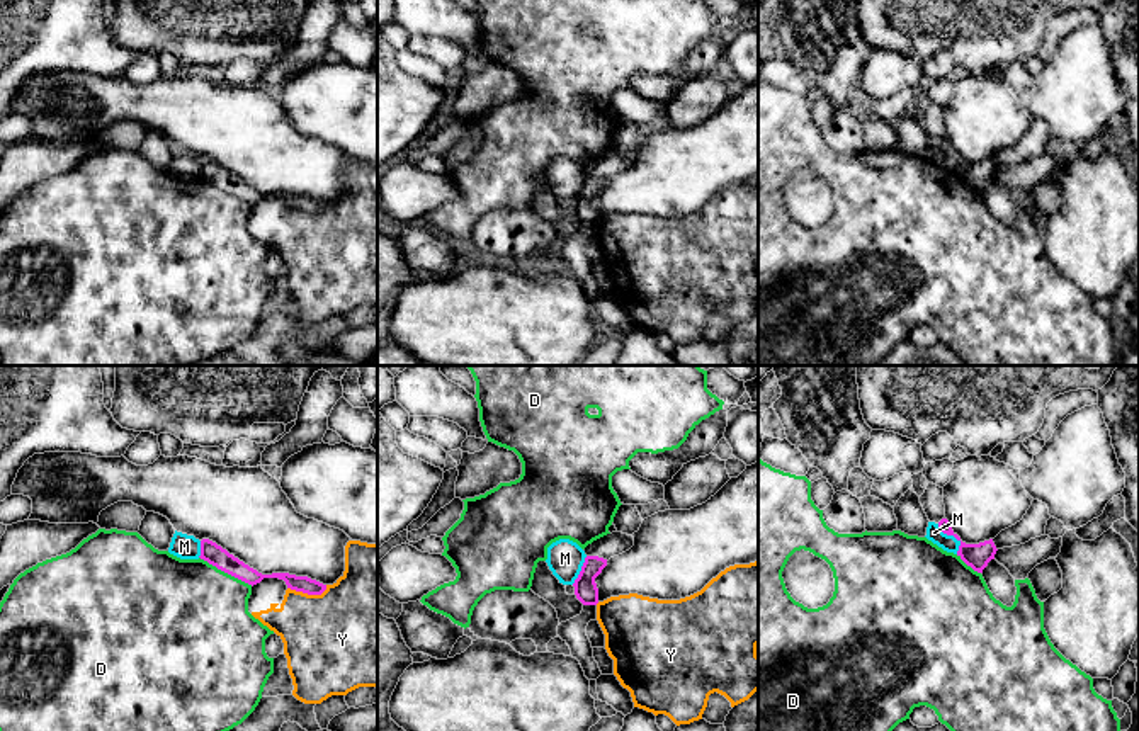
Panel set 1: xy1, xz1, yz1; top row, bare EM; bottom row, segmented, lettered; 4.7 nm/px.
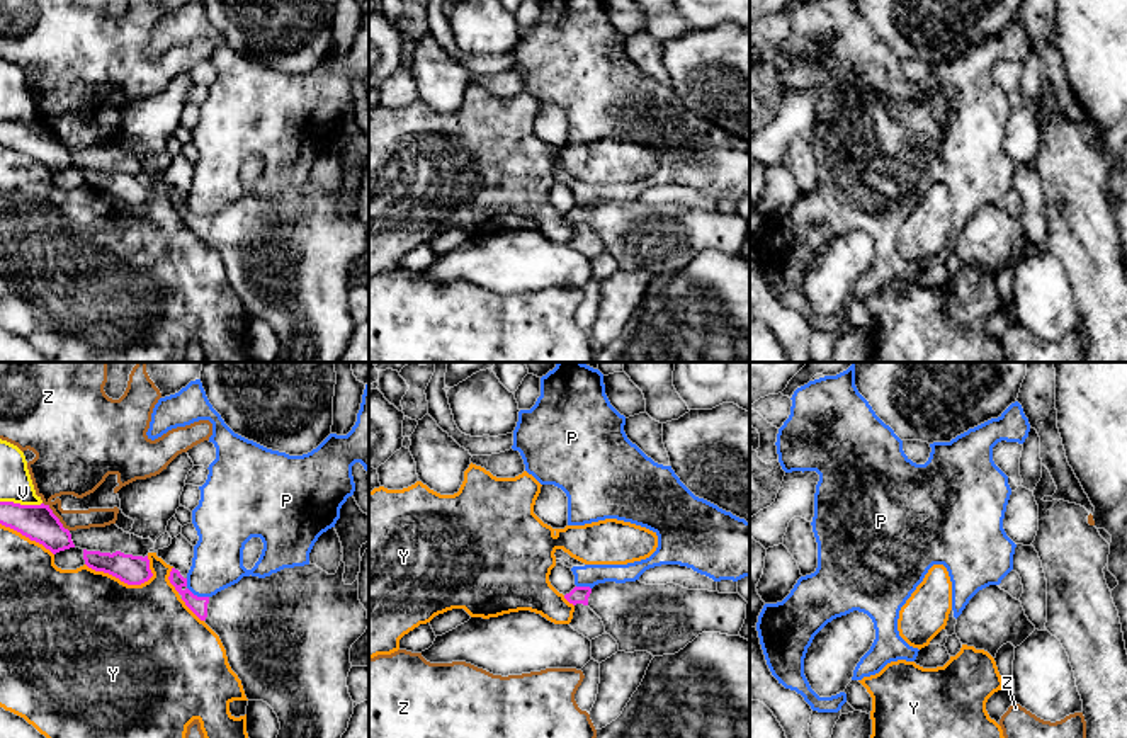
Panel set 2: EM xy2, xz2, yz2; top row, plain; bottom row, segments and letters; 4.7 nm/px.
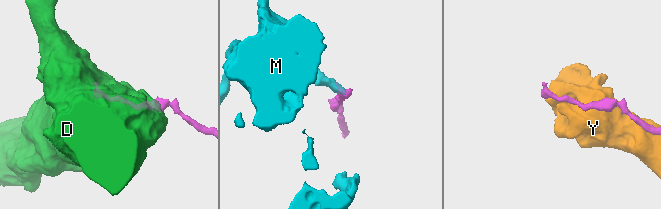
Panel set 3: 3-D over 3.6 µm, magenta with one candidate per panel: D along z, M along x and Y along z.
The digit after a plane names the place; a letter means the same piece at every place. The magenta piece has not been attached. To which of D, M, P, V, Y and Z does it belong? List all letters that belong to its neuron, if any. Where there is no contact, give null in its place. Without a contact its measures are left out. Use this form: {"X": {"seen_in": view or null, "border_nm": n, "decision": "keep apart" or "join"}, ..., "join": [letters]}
{"D": {"seen_in": "xy1", "border_nm": 300, "decision": "keep apart"}, "M": {"seen_in": "yz1", "border_nm": 170, "decision": "keep apart"}, "P": {"seen_in": "xy2", "border_nm": 140, "decision": "keep apart"}, "V": {"seen_in": "xy2", "border_nm": 200, "decision": "keep apart"}, "Y": {"seen_in": "xy2", "border_nm": 340, "decision": "keep apart"}, "Z": {"seen_in": "xy2", "border_nm": 190, "decision": "keep apart"}, "join": []}

